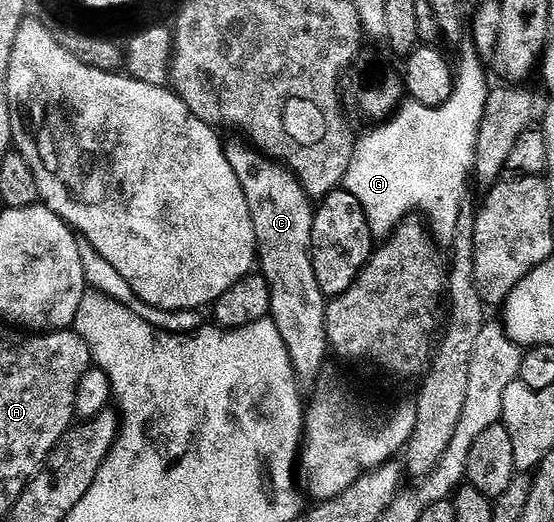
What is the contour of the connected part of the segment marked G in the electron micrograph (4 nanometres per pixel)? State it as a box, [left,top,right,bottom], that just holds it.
[344,38,492,246]

